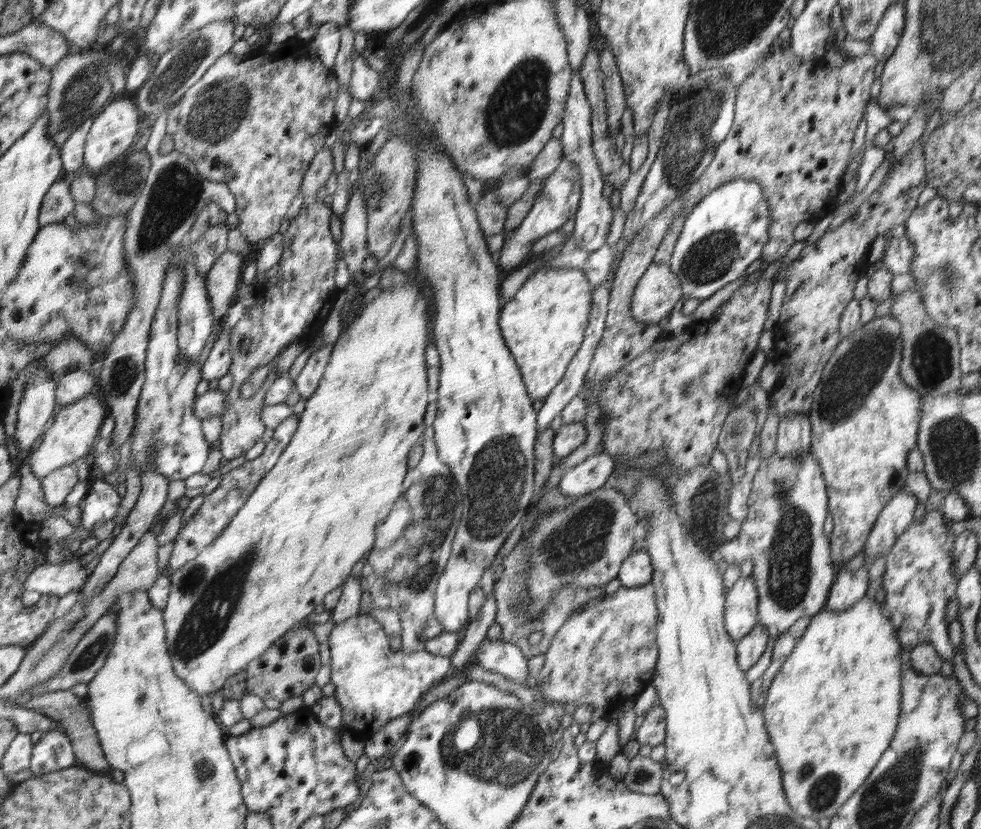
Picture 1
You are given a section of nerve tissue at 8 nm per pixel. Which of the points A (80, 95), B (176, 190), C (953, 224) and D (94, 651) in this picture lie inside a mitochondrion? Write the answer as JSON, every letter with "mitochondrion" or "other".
{"A":"mitochondrion","B":"mitochondrion","C":"other","D":"mitochondrion"}

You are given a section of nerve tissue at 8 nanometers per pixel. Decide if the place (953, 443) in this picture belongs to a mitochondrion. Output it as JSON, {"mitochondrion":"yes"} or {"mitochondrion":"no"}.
{"mitochondrion":"yes"}

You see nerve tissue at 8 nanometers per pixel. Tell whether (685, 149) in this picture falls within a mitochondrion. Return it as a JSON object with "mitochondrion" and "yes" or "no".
{"mitochondrion":"yes"}

